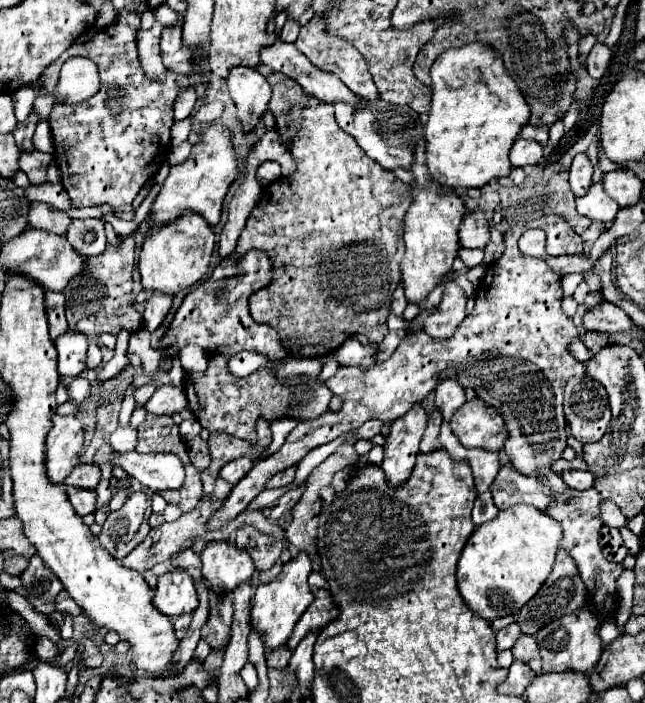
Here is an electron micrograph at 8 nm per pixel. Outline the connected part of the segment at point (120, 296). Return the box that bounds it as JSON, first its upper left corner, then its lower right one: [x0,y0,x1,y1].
[66,237,142,337]

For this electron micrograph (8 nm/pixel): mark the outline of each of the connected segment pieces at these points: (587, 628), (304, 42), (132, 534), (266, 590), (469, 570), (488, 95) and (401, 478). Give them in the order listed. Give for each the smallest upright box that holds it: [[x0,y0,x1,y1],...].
[[536,607,602,673],[296,15,380,103],[98,493,150,559],[250,553,312,649],[456,505,560,619],[424,43,530,189],[382,403,428,485]]

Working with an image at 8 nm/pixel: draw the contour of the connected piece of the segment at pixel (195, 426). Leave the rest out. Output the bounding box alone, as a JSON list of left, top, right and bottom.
[178,421,202,441]

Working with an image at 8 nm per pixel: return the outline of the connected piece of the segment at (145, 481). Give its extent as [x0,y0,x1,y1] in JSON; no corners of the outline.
[110,453,184,491]

